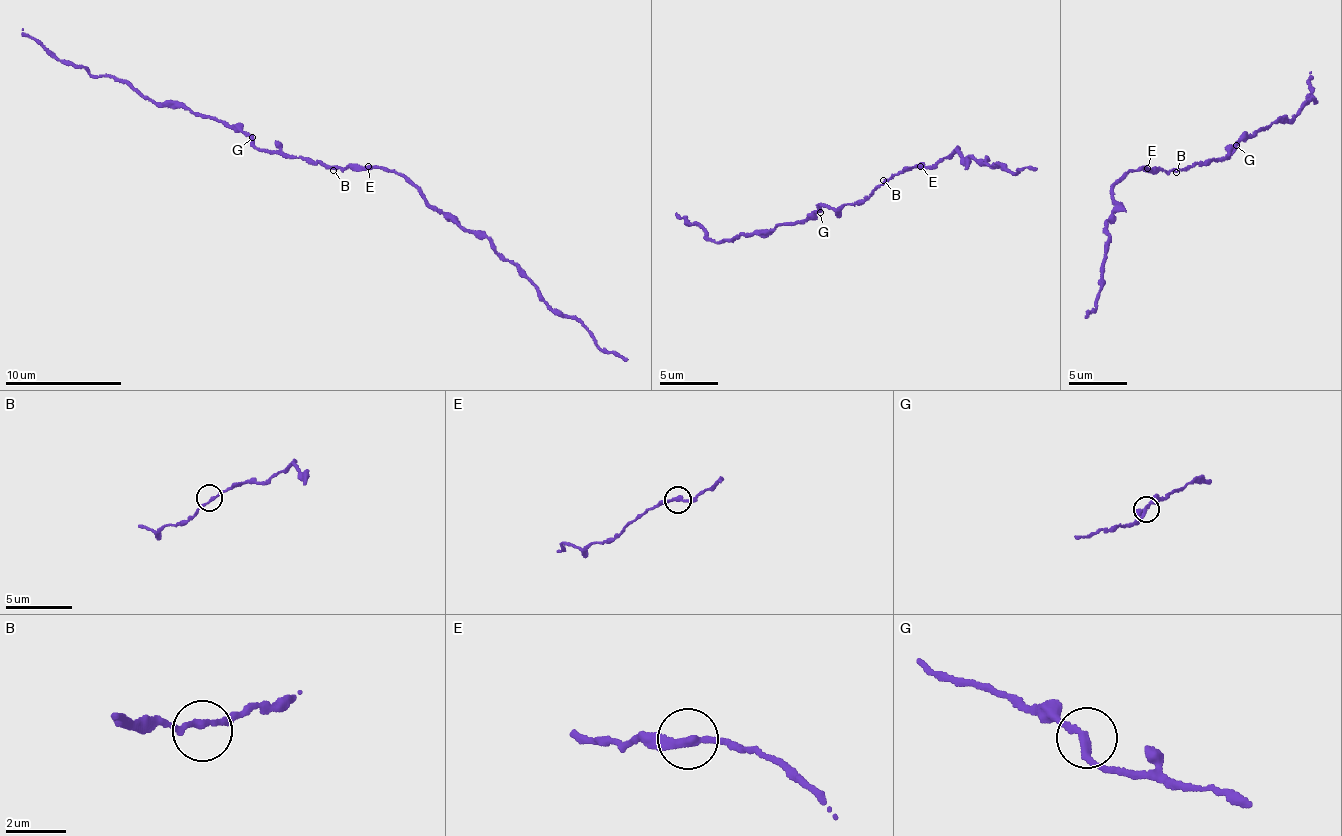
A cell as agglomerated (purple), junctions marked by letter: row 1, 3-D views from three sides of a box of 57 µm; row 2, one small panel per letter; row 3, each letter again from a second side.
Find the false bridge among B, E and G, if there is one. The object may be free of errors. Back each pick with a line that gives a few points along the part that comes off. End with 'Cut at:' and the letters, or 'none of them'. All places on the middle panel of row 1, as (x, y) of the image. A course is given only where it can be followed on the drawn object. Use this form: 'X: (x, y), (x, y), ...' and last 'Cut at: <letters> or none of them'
Cut at: none of them

